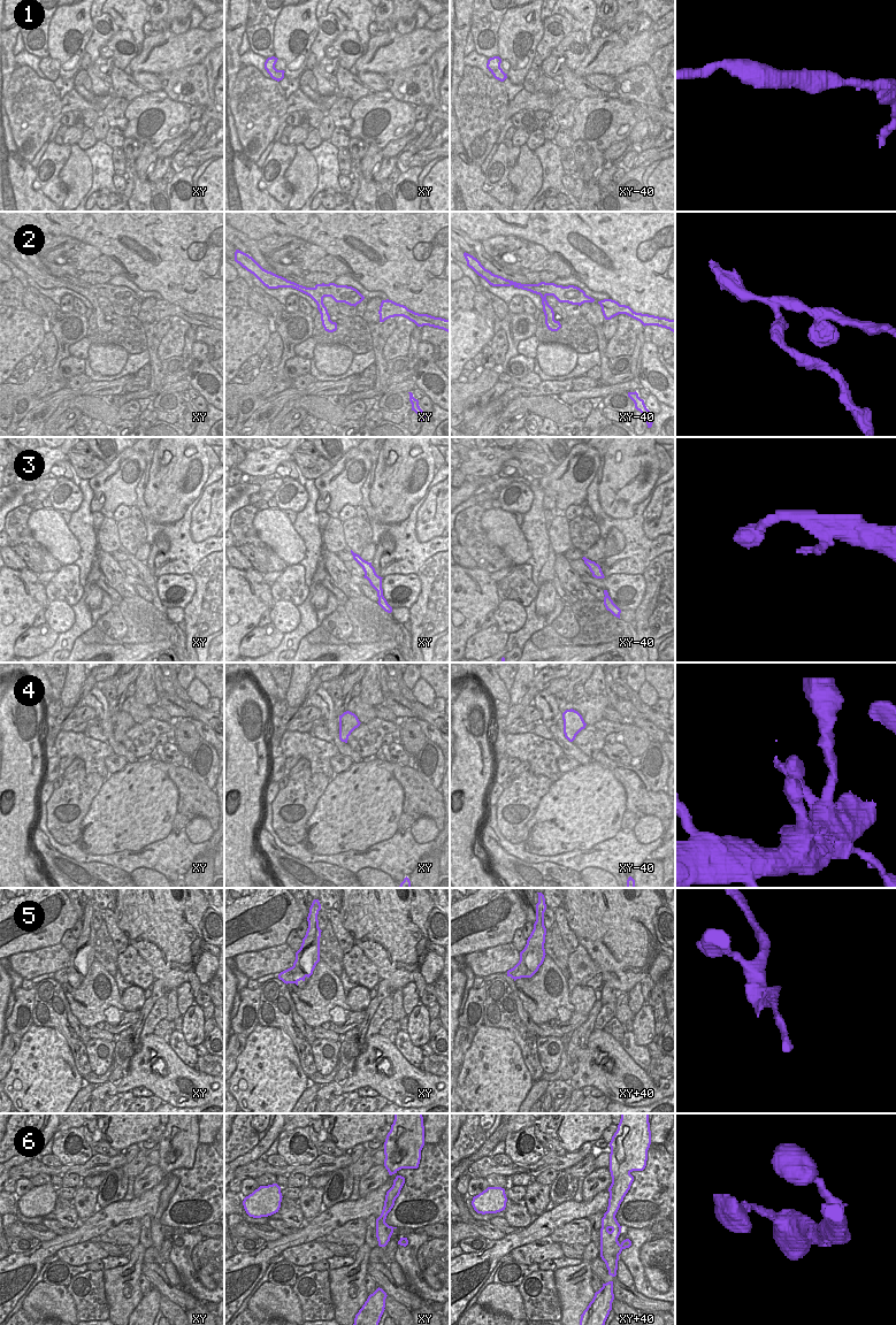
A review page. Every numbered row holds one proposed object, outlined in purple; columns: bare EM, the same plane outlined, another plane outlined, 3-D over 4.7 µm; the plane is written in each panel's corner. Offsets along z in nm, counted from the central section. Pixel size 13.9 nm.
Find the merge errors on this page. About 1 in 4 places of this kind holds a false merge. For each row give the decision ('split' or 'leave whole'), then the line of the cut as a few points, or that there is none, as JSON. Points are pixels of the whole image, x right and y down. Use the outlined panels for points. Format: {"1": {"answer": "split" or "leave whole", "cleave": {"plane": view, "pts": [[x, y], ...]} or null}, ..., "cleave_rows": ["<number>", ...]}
{"1": {"answer": "leave whole", "cleave": null}, "2": {"answer": "split", "cleave": {"plane": "xy-40", "pts": [[538, 283], [544, 289], [545, 296]]}}, "3": {"answer": "leave whole", "cleave": null}, "4": {"answer": "leave whole", "cleave": null}, "5": {"answer": "leave whole", "cleave": null}, "6": {"answer": "leave whole", "cleave": null}, "cleave_rows": ["2"]}

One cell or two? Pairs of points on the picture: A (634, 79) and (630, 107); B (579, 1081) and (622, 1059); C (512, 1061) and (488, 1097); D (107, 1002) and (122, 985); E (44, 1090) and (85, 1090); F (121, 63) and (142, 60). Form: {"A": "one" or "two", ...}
{"A": "two", "B": "one", "C": "one", "D": "two", "E": "two", "F": "two"}

